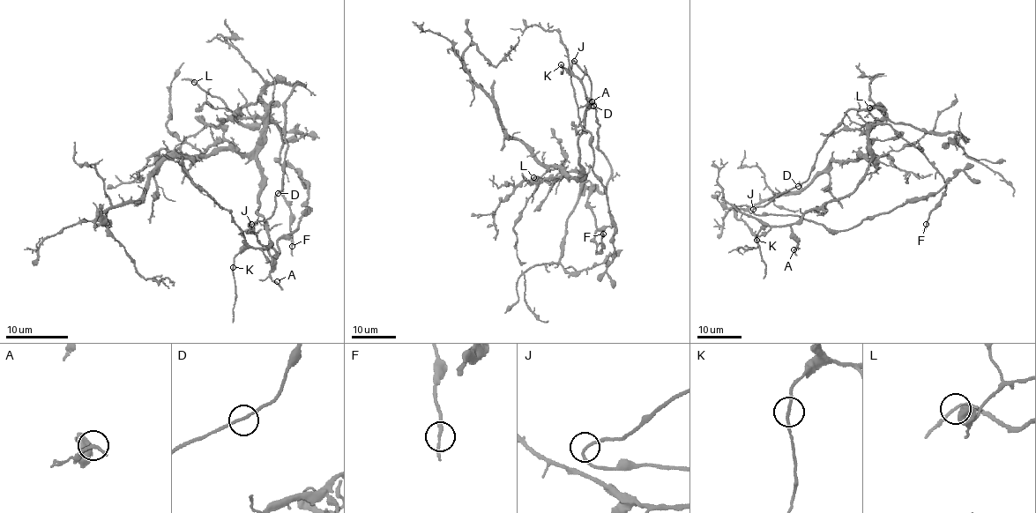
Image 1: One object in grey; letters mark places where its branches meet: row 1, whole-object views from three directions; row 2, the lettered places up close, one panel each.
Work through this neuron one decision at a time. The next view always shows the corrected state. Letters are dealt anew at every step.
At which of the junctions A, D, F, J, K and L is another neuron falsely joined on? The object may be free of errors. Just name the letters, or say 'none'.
none

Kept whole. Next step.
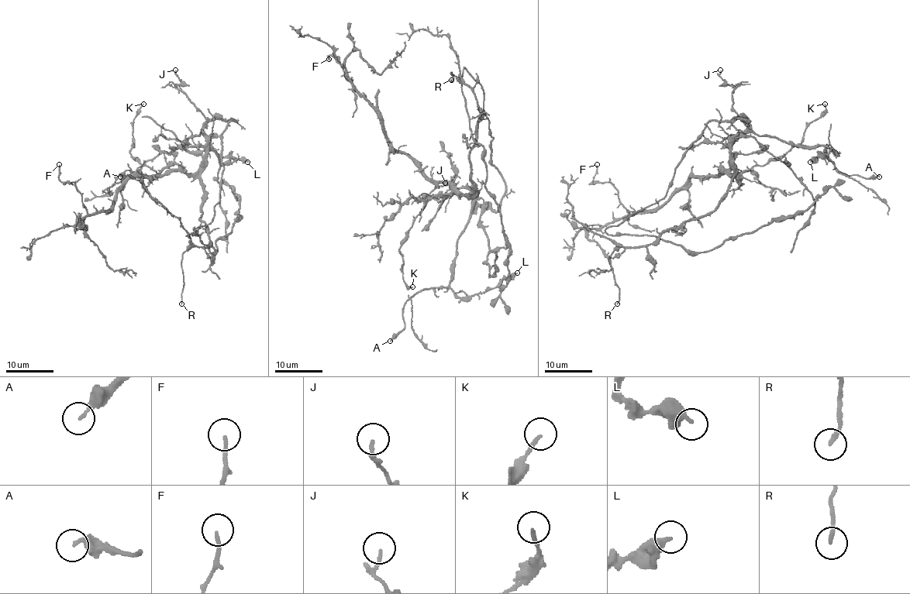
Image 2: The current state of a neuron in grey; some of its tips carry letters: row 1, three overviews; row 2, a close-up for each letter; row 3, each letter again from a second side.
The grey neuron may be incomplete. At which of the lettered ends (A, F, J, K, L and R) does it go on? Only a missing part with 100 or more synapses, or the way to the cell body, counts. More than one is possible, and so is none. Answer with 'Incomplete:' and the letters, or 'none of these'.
Incomplete: none of these

